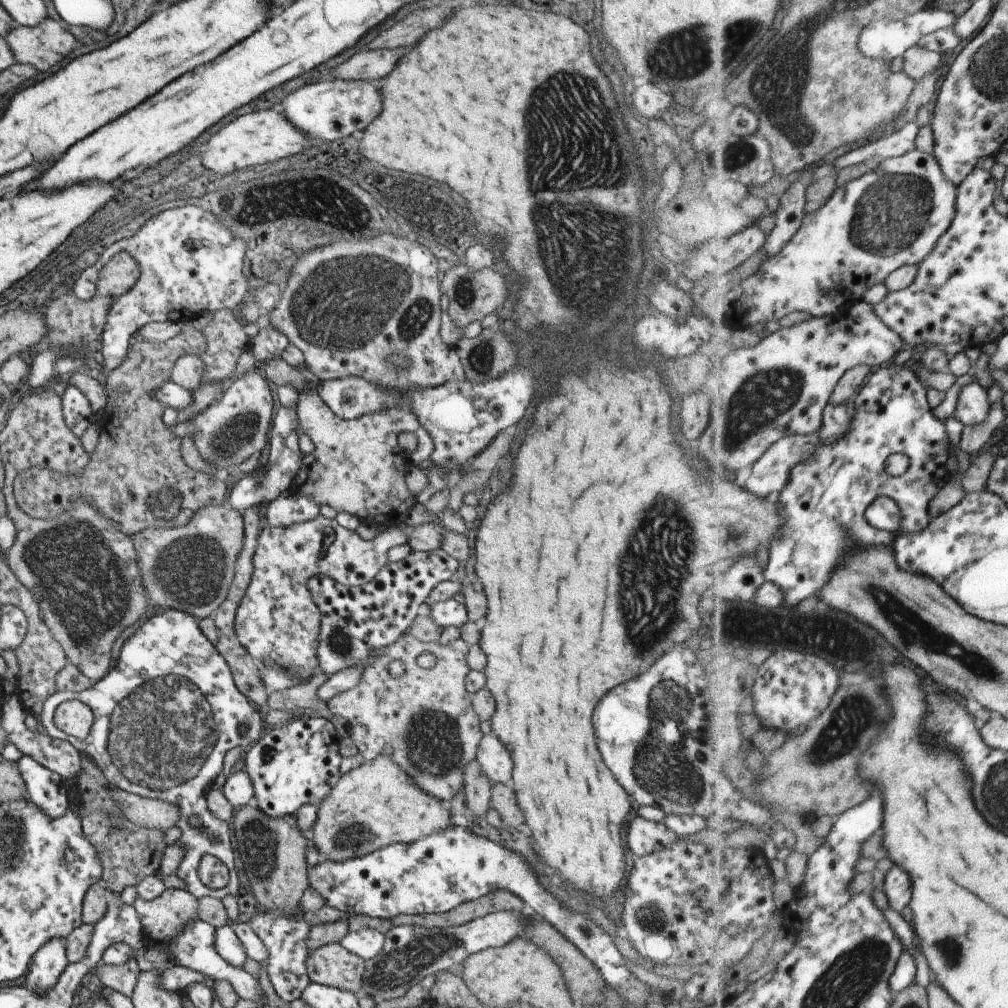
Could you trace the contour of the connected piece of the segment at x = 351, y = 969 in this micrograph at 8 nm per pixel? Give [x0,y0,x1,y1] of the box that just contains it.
[306,943,365,994]

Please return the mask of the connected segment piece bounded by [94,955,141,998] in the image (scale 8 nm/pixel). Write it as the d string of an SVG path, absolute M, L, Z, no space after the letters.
M132 955L124 964L97 964L94 967L95 974L103 986L131 998L138 975L141 973L135 957Z

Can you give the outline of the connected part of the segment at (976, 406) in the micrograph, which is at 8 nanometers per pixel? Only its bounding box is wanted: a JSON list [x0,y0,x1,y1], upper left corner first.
[954,380,990,424]

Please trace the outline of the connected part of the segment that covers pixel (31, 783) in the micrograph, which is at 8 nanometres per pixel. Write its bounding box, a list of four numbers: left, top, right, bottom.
[16,755,69,818]

